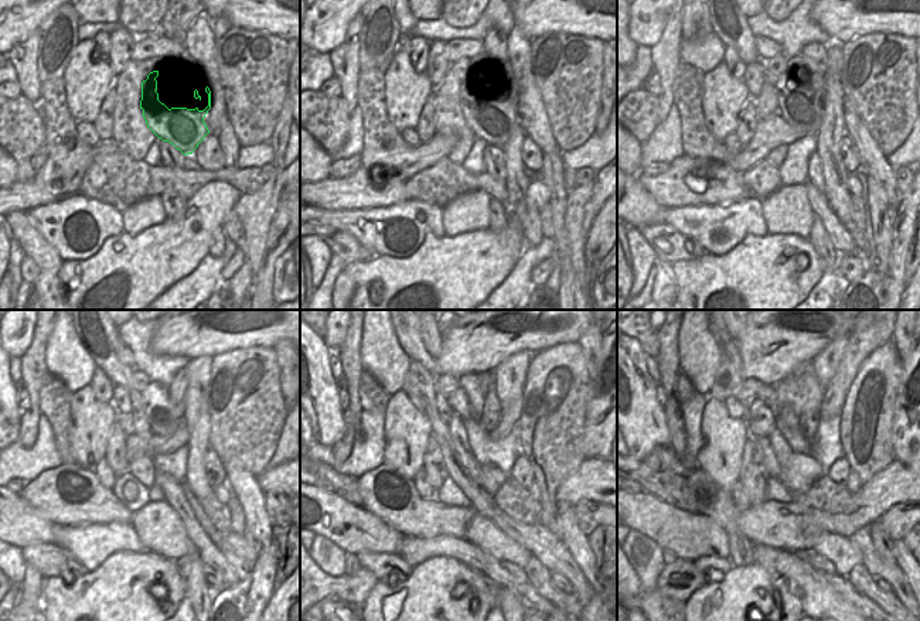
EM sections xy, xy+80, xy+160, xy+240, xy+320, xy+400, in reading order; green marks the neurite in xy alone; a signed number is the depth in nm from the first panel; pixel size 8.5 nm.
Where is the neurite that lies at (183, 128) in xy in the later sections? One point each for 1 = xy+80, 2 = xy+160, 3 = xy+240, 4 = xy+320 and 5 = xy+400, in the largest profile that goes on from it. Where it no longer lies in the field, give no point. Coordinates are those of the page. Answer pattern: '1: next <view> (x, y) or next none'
1: next xy+80 (493, 122)
2: next xy+160 (798, 98)
3: next xy+240 (159, 409)
4: next xy+320 (457, 401)
5: next xy+400 (767, 395)

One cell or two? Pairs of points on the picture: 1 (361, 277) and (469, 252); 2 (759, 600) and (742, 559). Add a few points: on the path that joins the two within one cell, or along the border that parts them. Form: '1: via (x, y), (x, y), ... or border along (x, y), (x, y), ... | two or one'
1: via (388, 276), (442, 276) | one
2: border along (755, 562), (733, 567) | two

